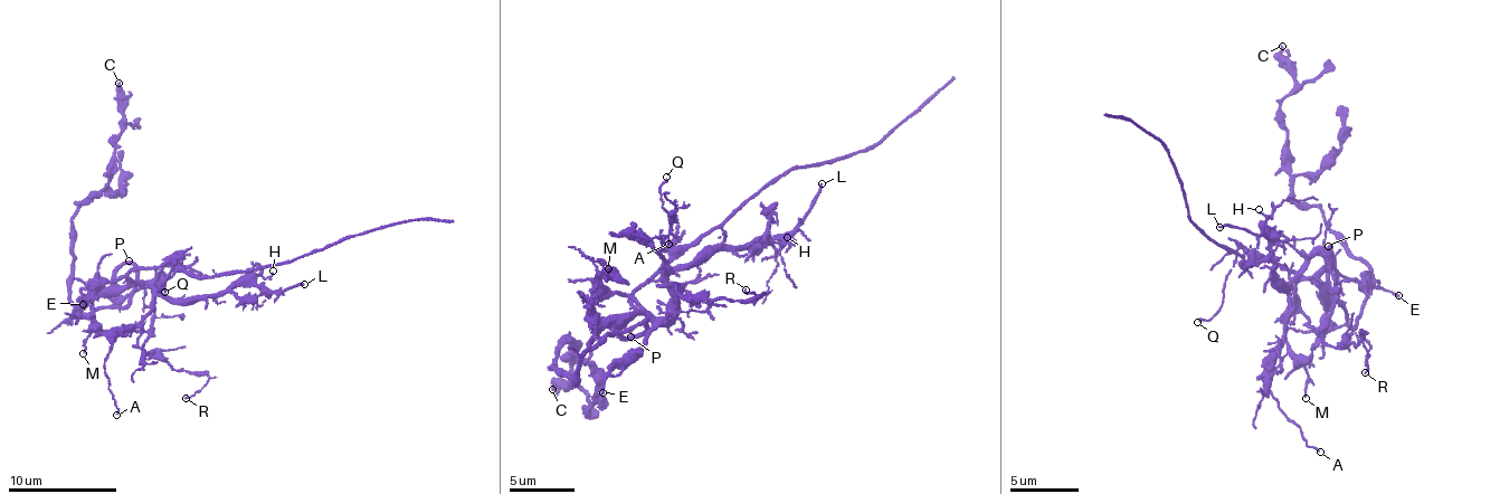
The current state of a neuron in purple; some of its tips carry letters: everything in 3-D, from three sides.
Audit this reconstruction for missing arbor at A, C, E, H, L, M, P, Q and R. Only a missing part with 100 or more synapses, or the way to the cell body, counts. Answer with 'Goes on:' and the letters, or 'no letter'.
Goes on: no letter

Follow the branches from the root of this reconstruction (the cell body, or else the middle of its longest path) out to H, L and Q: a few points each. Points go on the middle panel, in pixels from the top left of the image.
H: (633, 298), (632, 294), (663, 265), (664, 272), (695, 266), (721, 250), (769, 245), (778, 250), (787, 237)
L: (633, 298), (663, 265), (664, 272), (695, 266), (721, 250), (762, 249), (779, 240), (805, 217), (822, 183)
Q: (633, 298), (632, 291), (671, 258), (671, 244), (675, 236), (668, 224), (670, 214), (660, 196), (666, 177)

